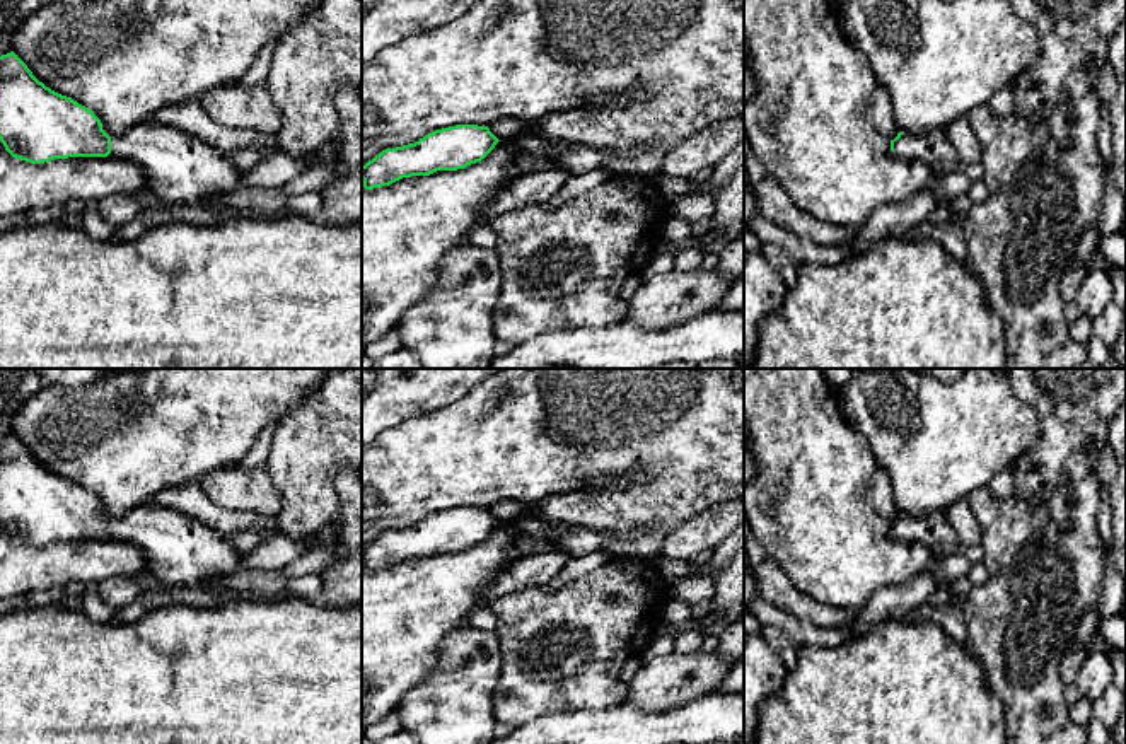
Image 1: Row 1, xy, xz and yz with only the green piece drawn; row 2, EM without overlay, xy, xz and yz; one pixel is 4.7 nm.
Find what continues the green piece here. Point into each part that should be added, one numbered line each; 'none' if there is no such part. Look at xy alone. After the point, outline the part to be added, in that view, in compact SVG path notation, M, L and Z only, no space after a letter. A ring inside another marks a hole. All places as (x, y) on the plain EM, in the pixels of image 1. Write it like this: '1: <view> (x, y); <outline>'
1: xy (179, 552); M152 502L111 520L111 534L136 546L147 572L164 587L208 587L239 570L244 558L230 536Z

